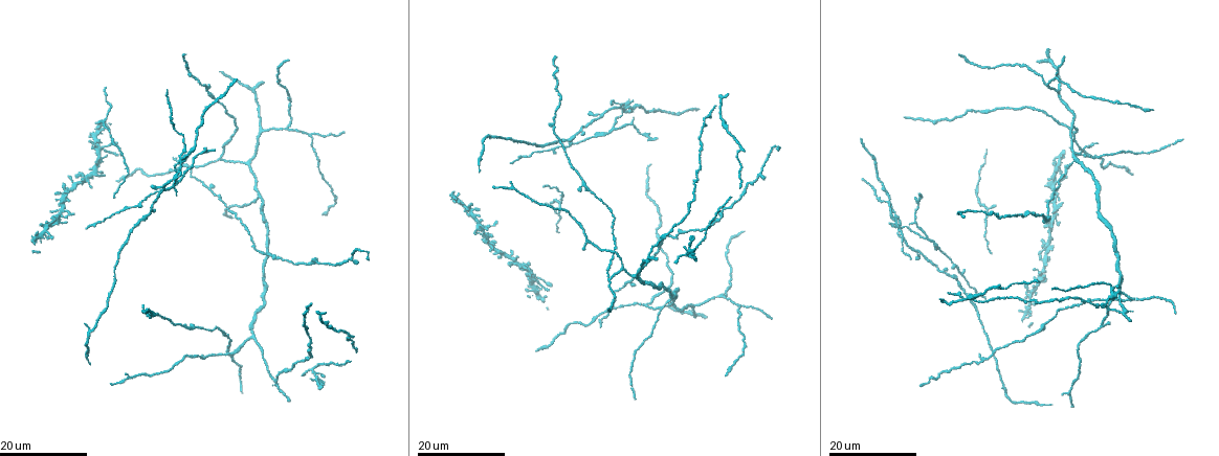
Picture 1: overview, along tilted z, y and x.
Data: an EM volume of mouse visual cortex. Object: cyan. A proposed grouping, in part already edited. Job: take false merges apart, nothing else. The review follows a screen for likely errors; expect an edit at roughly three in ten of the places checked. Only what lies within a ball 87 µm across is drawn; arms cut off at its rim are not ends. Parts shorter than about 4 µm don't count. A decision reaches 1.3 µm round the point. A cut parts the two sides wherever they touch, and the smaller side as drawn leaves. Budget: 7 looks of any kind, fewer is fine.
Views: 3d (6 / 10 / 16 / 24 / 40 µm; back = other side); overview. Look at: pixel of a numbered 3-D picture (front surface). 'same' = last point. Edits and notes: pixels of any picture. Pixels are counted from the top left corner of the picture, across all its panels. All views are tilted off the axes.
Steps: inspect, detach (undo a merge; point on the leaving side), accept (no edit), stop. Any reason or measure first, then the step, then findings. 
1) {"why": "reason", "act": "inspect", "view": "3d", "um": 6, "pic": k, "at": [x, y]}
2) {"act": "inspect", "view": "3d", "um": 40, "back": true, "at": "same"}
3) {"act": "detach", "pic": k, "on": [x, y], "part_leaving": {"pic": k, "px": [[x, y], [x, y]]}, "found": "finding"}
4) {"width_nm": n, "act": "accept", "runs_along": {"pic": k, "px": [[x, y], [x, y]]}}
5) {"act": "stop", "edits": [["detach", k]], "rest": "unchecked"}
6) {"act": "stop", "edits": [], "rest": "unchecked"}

{"why": "three-way junction", "act": "inspect", "view": "3d", "um": 16, "pic": 1, "at": [609, 277]}

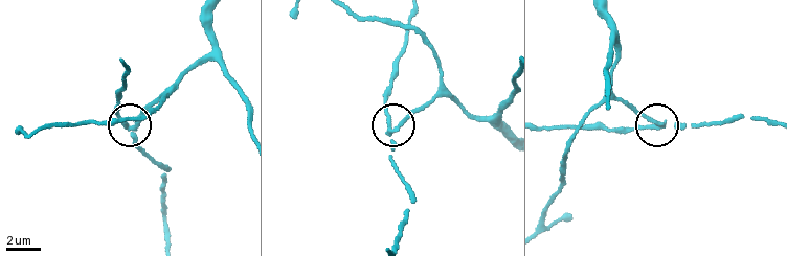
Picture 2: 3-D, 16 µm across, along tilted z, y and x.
{"act": "inspect", "view": "3d", "um": 10, "pic": 2, "at": [390, 131]}

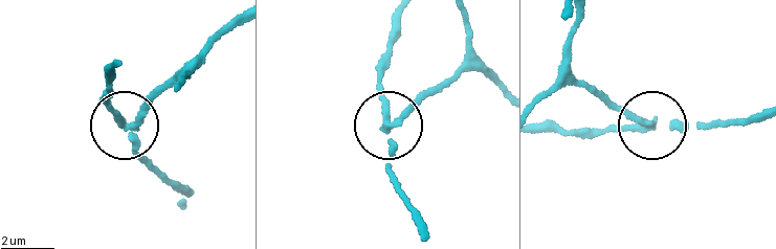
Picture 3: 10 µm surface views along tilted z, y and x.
{"arms": 3, "act": "detach", "pic": 3, "on": [107, 108], "found": "two neurons meet here"}

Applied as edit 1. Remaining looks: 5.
{"act": "inspect", "view": "3d", "um": 16, "pic": 1, "at": [247, 163]}

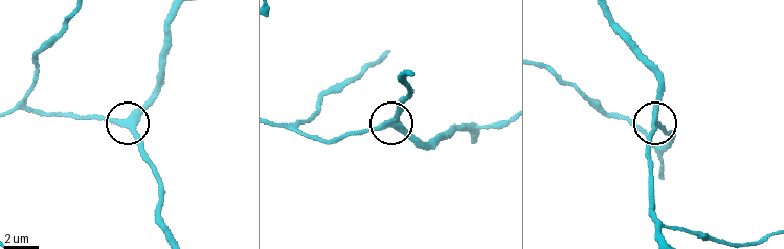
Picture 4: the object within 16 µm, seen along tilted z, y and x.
{"act": "inspect", "view": "3d", "um": 10, "pic": 4, "at": [124, 122]}

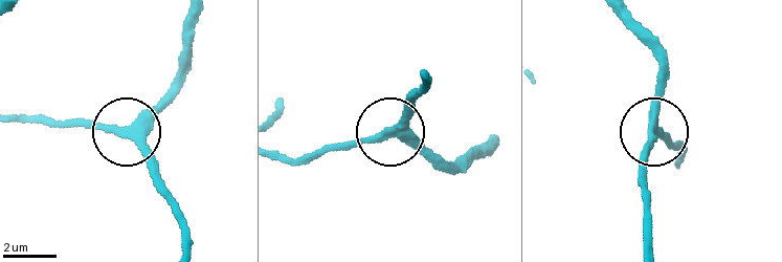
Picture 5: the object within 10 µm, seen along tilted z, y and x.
{"arms": 3, "act": "accept", "runs_along": {"pic": 5, "px": [[646, 243], [642, 178], [661, 60]]}, "found": "one neuron here"}

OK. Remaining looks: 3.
{"why": "looks like a crossing", "act": "inspect", "view": "3d", "um": 24, "pic": 1, "at": [903, 228]}

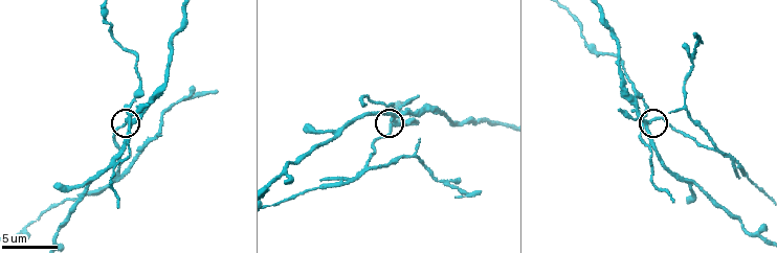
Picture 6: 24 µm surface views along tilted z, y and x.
{"act": "inspect", "view": "3d", "um": 10, "pic": 6, "at": [125, 119]}

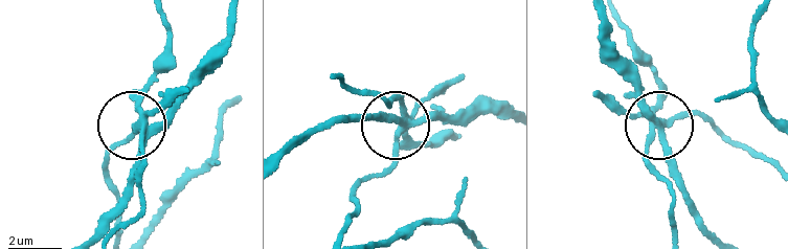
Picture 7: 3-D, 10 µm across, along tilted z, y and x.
{"width_nm": 250, "act": "detach", "pic": 7, "on": [142, 92], "part_leaving": {"pic": 7, "px": [[657, 121], [698, 115], [770, 157]]}, "found": "a second neuron is stuck on"}

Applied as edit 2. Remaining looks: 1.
{"act": "stop", "edits": [["detach", 3], ["detach", 7]], "rest": "unchecked"}

